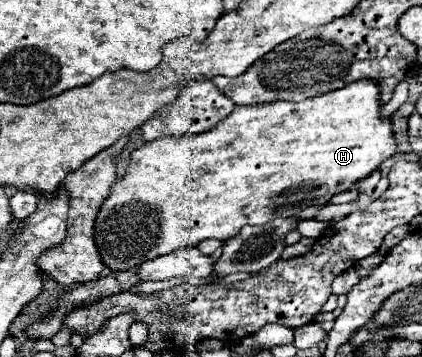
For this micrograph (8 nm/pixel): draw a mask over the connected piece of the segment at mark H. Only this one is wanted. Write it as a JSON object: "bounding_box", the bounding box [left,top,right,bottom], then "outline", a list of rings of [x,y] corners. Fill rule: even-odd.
{"bounding_box":[95,78,397,270],"outline":[[[361,78],[361,80],[351,82],[339,90],[331,90],[323,96],[307,98],[301,102],[277,100],[277,102],[269,102],[269,104],[235,106],[235,110],[225,120],[221,120],[221,124],[211,128],[209,132],[165,136],[165,138],[147,142],[145,146],[133,150],[125,176],[113,184],[109,198],[103,202],[103,206],[97,214],[97,220],[95,220],[95,240],[97,240],[97,246],[99,246],[99,252],[101,252],[105,266],[111,270],[133,270],[137,264],[141,264],[149,258],[169,254],[169,252],[183,248],[183,246],[197,246],[201,240],[207,240],[207,238],[215,238],[215,240],[223,242],[227,238],[237,236],[245,224],[265,224],[277,216],[295,216],[303,208],[323,206],[335,194],[351,190],[361,180],[365,180],[373,170],[377,170],[387,158],[391,158],[397,150],[397,142],[395,142],[395,134],[393,134],[393,122],[389,118],[381,116],[381,100],[379,98],[381,98],[381,88],[379,88],[377,80]]]}

